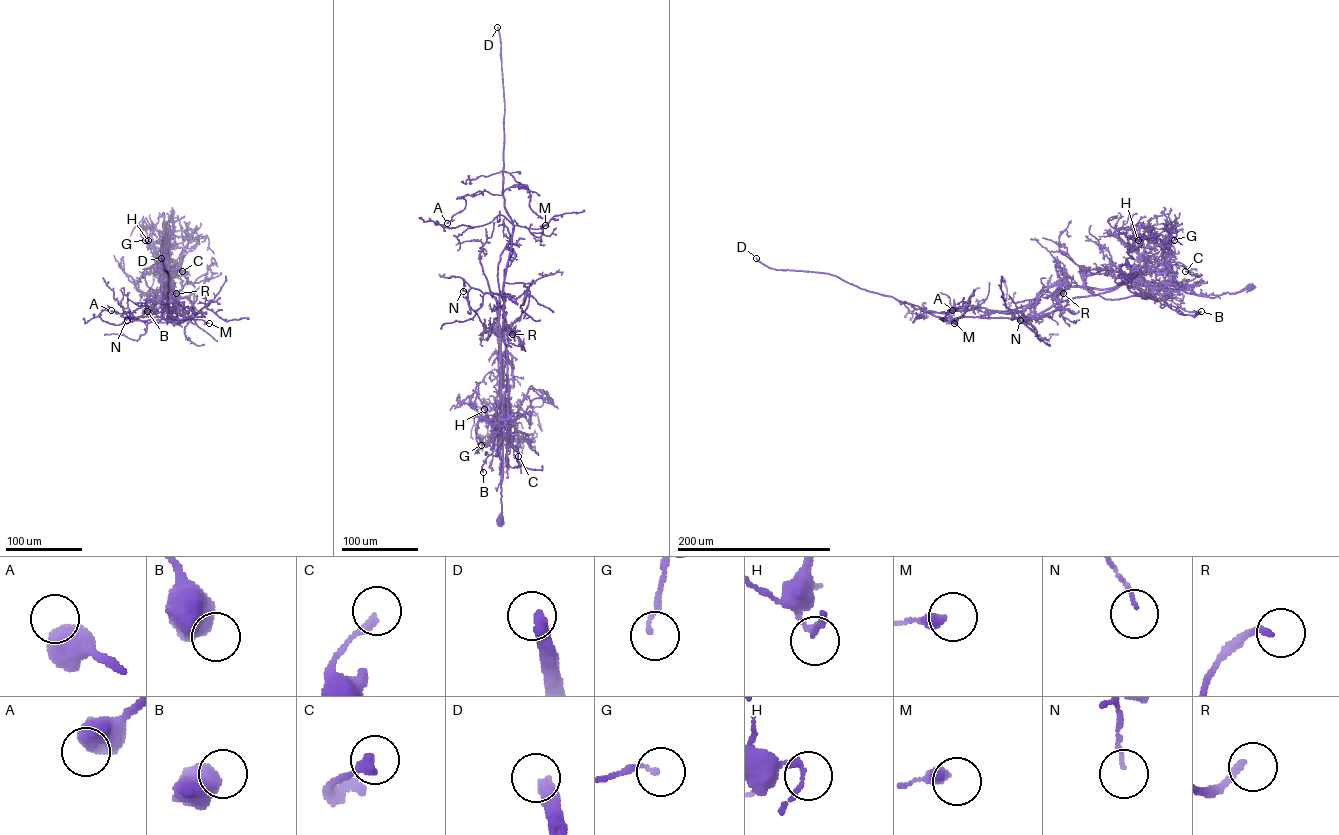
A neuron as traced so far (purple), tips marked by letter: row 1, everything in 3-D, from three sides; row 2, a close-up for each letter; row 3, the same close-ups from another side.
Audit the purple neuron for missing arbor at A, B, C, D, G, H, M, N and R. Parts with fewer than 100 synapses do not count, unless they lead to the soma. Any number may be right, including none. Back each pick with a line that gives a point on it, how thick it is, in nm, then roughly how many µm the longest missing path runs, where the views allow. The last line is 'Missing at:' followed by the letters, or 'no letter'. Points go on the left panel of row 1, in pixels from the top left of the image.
D: at (161, 258); 440 nm thick; about 300 µm are missing
Missing at: D

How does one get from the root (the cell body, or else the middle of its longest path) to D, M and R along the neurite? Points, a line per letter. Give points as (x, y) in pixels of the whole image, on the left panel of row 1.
D: (164, 286), (166, 297), (166, 272), (171, 292), (167, 317), (177, 318), (167, 310), (168, 274), (161, 258)
M: (164, 286), (166, 297), (166, 272), (171, 292), (167, 318), (201, 319), (209, 323)
R: (164, 286), (166, 297), (164, 274), (164, 289), (165, 280), (174, 294), (174, 302), (176, 293)

